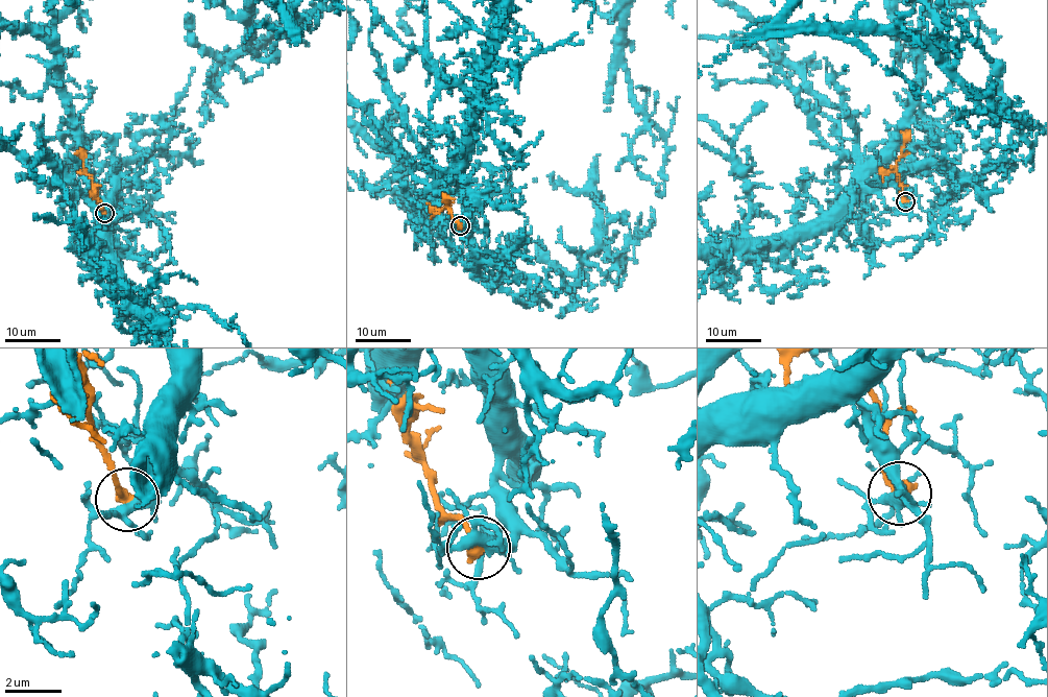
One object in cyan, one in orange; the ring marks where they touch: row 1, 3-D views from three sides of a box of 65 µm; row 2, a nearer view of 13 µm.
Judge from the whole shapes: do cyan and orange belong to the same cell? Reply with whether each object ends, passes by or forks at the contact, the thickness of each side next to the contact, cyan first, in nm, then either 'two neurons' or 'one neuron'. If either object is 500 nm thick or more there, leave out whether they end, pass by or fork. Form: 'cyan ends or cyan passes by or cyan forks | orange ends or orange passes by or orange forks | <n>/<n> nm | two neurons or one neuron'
cyan forks | orange ends | 340/400 nm | two neurons

